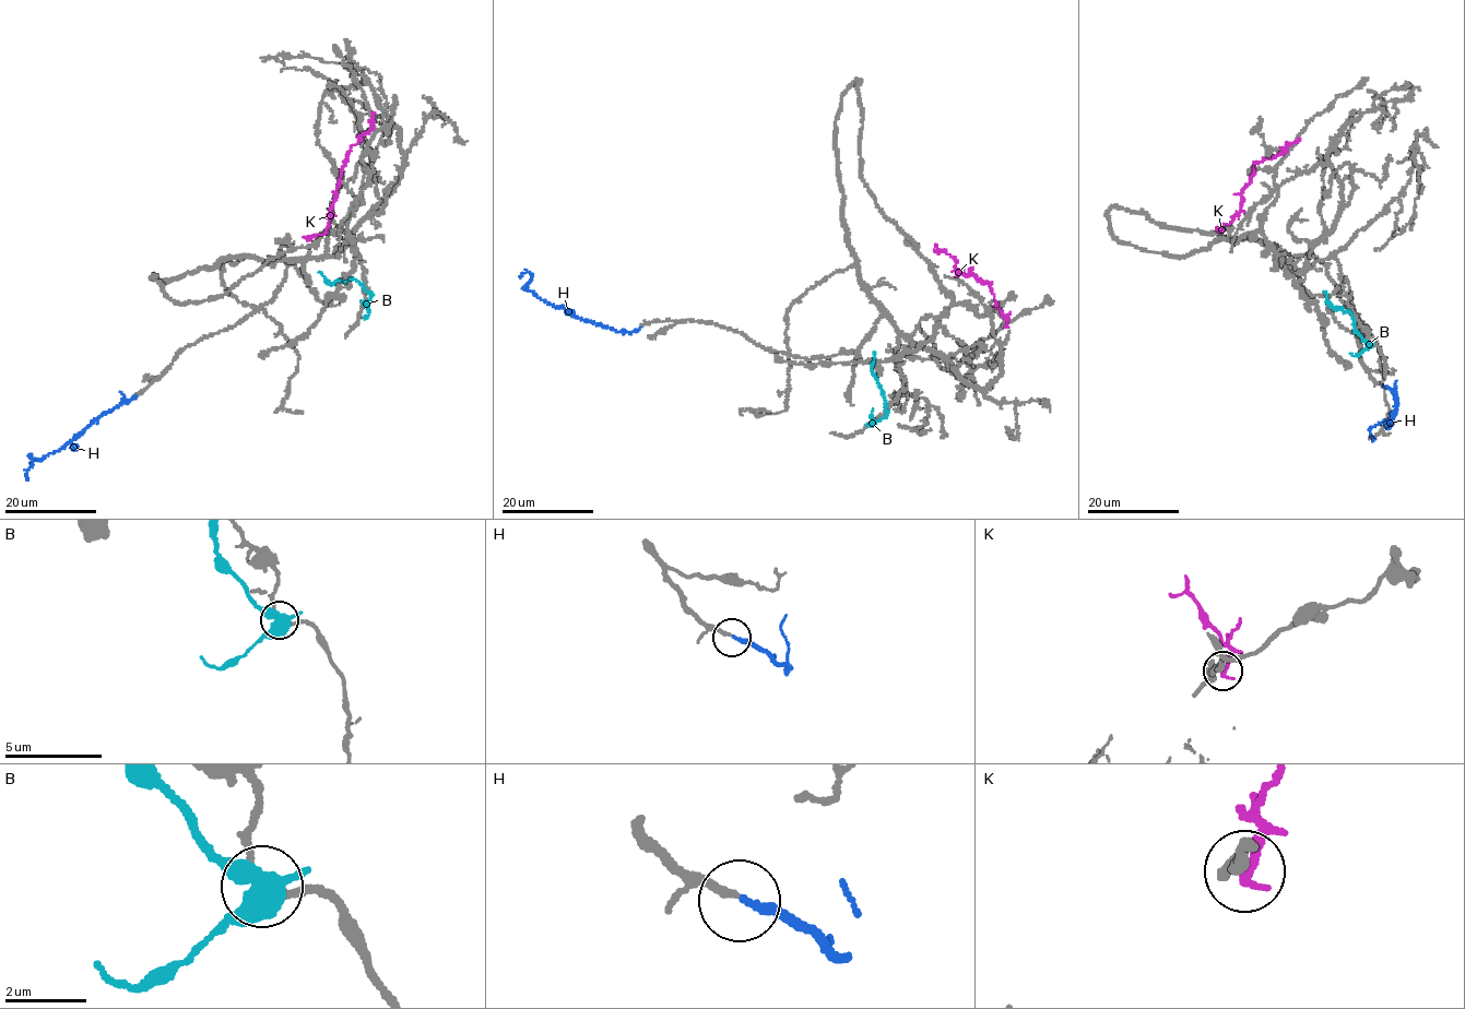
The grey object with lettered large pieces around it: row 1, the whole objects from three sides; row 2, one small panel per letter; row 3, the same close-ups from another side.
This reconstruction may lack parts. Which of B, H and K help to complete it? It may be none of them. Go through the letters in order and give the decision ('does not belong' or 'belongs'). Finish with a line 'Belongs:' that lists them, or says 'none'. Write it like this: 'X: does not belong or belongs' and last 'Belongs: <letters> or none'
B: does not belong
H: belongs
K: does not belong
Belongs: H

